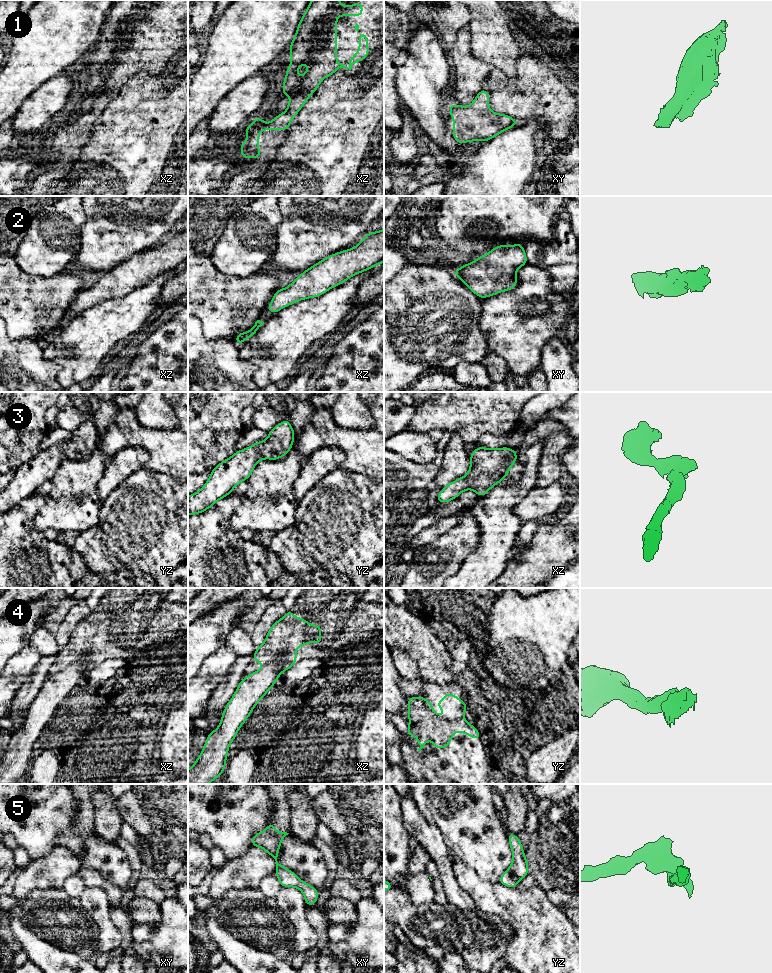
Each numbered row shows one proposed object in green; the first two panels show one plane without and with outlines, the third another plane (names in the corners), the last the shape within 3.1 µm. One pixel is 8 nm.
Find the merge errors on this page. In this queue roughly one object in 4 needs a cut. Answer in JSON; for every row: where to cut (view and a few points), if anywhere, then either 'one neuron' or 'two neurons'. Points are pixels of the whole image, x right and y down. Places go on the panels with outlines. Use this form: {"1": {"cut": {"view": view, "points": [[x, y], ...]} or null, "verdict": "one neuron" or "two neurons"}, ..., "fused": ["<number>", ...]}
{"1": {"cut": null, "verdict": "one neuron"}, "2": {"cut": null, "verdict": "one neuron"}, "3": {"cut": null, "verdict": "one neuron"}, "4": {"cut": {"view": "xz", "points": [[285, 654], [281, 654], [275, 660], [263, 665]]}, "verdict": "two neurons"}, "5": {"cut": null, "verdict": "one neuron"}, "fused": ["4"]}

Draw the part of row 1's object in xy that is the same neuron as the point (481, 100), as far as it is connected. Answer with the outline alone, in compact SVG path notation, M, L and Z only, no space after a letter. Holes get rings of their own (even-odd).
M482 89L469 106L451 103L449 113L453 118L453 138L459 143L489 141L515 125L518 121L505 114L493 112L488 105L489 93Z

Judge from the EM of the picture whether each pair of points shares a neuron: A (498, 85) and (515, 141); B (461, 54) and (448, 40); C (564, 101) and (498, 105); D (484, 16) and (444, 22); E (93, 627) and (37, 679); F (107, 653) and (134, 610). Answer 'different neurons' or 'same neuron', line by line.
A: different neurons
B: different neurons
C: same neuron
D: different neurons
E: different neurons
F: same neuron

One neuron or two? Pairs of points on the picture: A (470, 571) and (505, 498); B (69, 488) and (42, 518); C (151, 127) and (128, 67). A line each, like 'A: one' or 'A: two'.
A: one
B: one
C: two

